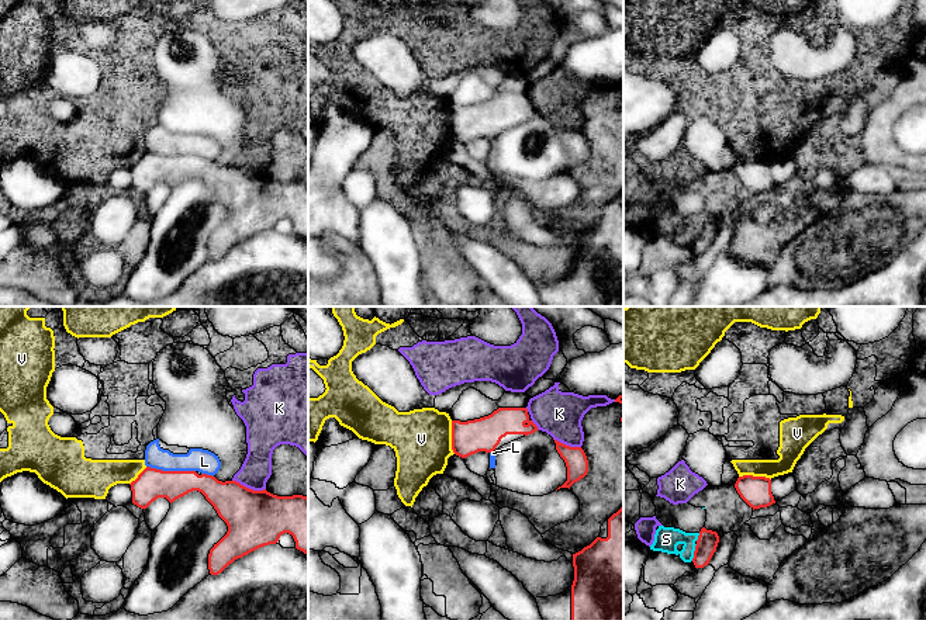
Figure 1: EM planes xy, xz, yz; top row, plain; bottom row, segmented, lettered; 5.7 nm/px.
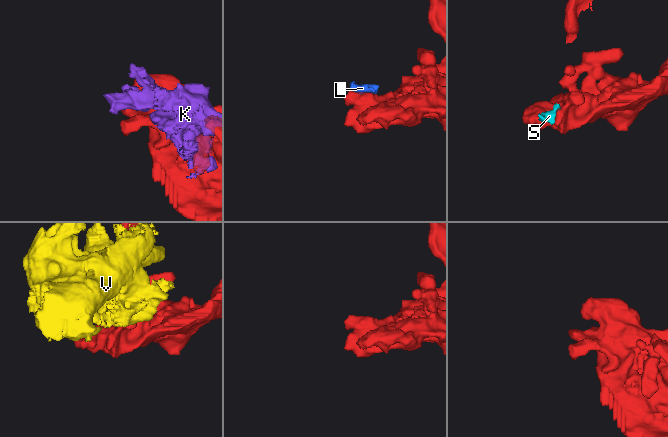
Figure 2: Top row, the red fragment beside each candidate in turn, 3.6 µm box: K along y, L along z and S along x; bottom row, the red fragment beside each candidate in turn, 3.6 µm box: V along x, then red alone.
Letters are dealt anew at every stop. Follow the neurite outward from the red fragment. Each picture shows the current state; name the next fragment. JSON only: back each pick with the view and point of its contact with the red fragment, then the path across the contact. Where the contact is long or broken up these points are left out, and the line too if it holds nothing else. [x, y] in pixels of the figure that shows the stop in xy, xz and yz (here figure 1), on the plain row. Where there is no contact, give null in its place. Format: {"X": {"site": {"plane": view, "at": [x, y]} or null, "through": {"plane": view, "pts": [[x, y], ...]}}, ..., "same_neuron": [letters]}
{"L": {"site": {"plane": "xy", "at": [170, 156]}, "through": {"plane": "xy", "pts": [[151, 169], [170, 156], [204, 146]]}}, "same_neuron": ["L"]}

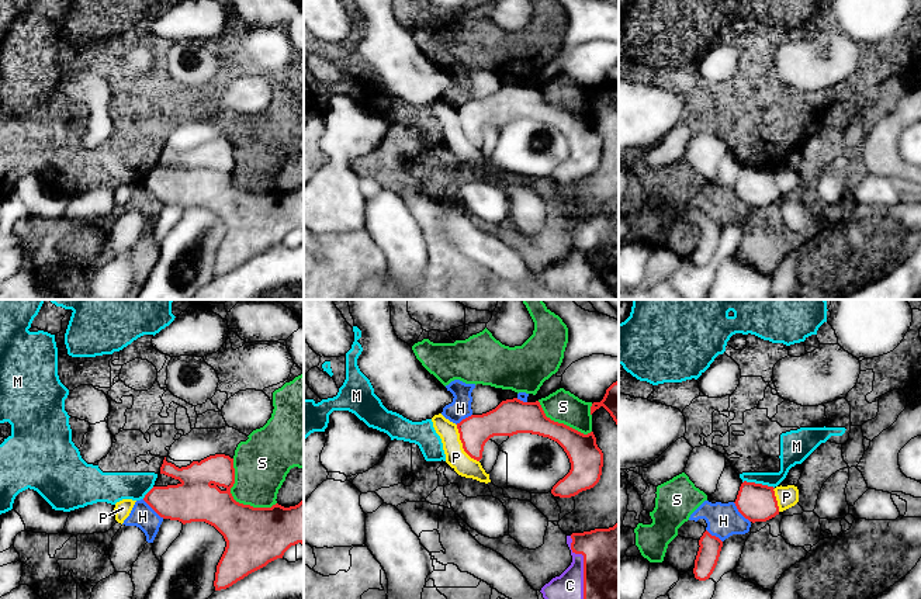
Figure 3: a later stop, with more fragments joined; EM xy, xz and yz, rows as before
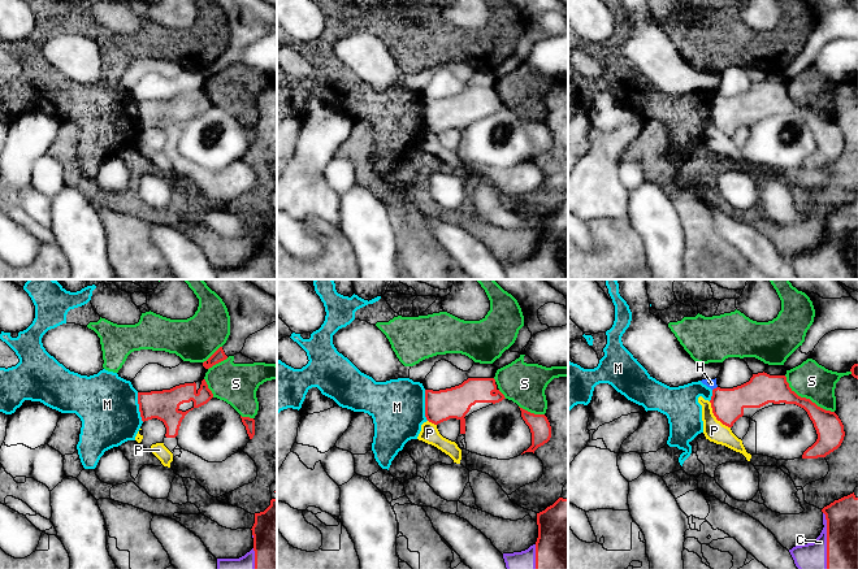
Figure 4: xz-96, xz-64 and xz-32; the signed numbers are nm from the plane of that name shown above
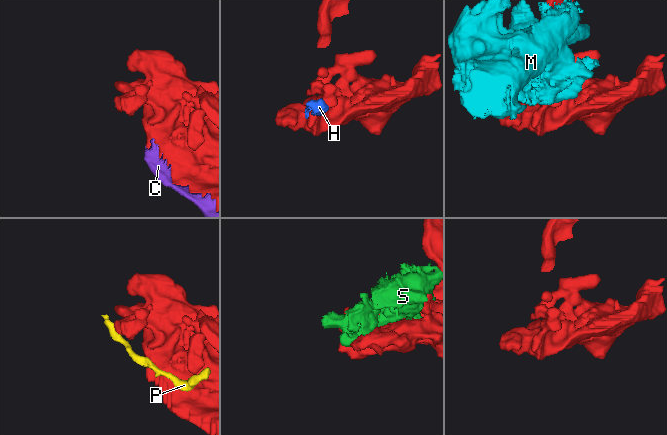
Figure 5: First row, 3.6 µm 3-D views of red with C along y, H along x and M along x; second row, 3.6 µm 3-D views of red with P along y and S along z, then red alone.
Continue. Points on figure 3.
{"C": {"site": {"plane": "xz", "at": [584, 256]}}, "P": {"site": {"plane": "xz", "at": [463, 130]}}, "same_neuron": ["C", "P"]}

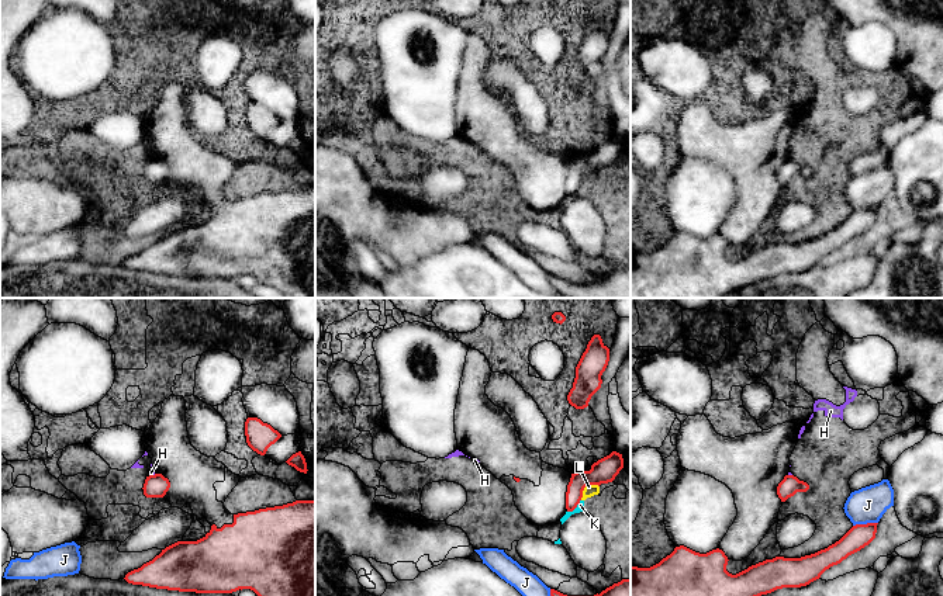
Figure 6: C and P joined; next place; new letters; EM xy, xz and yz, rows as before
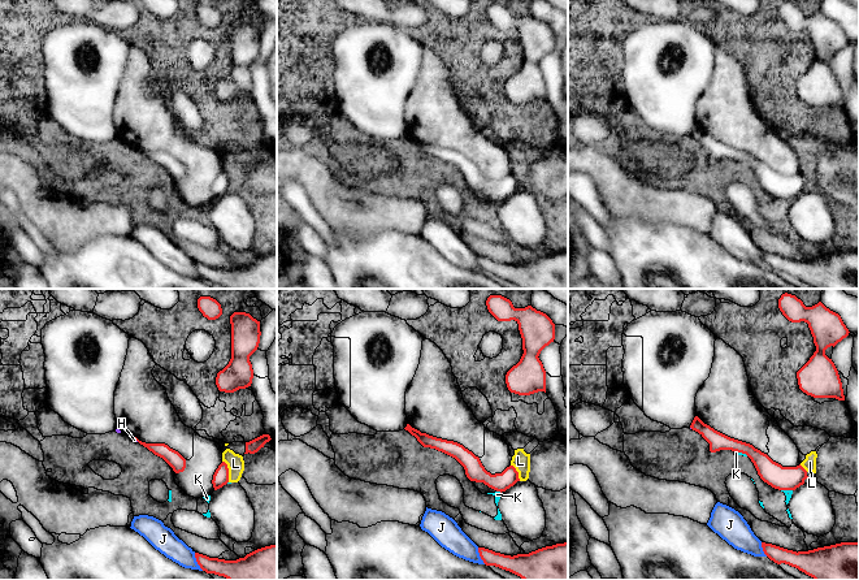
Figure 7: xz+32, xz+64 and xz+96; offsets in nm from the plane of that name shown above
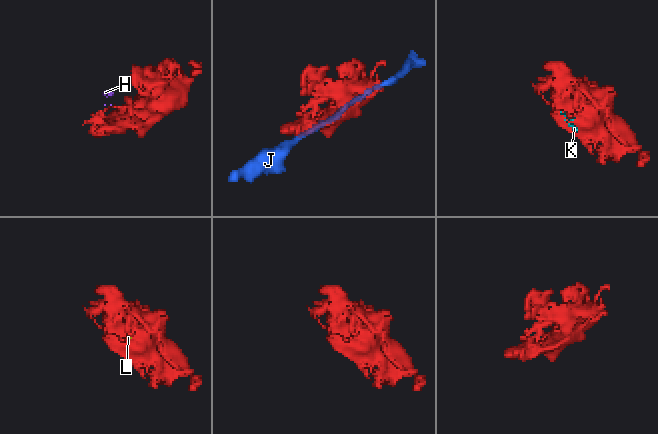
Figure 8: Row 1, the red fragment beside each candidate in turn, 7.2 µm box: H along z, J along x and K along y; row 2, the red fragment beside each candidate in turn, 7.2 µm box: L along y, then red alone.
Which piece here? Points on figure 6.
{"same_neuron": []}

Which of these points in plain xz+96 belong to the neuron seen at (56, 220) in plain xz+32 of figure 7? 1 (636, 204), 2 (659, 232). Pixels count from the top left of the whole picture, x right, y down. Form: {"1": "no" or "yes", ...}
{"1": "yes", "2": "no"}

